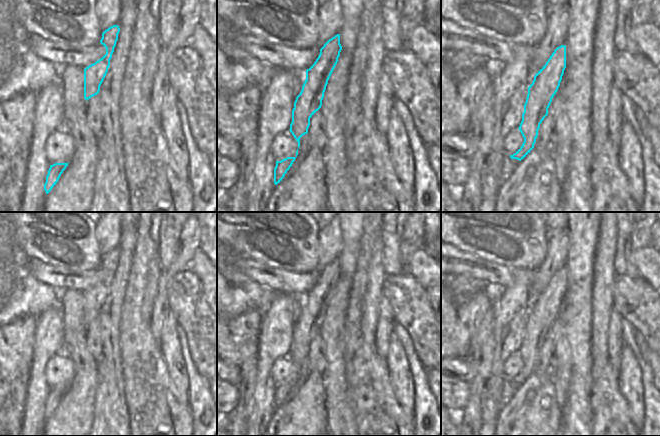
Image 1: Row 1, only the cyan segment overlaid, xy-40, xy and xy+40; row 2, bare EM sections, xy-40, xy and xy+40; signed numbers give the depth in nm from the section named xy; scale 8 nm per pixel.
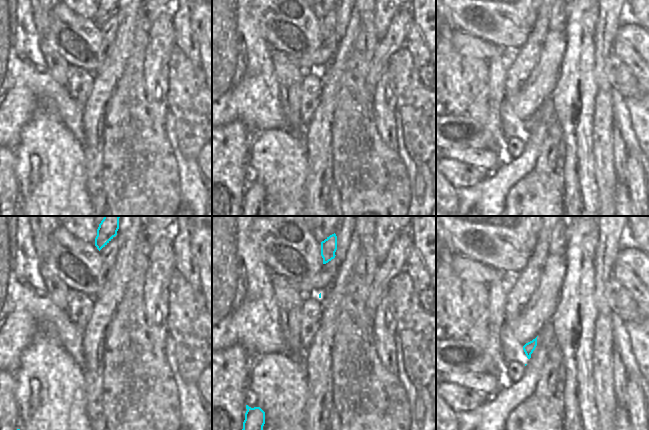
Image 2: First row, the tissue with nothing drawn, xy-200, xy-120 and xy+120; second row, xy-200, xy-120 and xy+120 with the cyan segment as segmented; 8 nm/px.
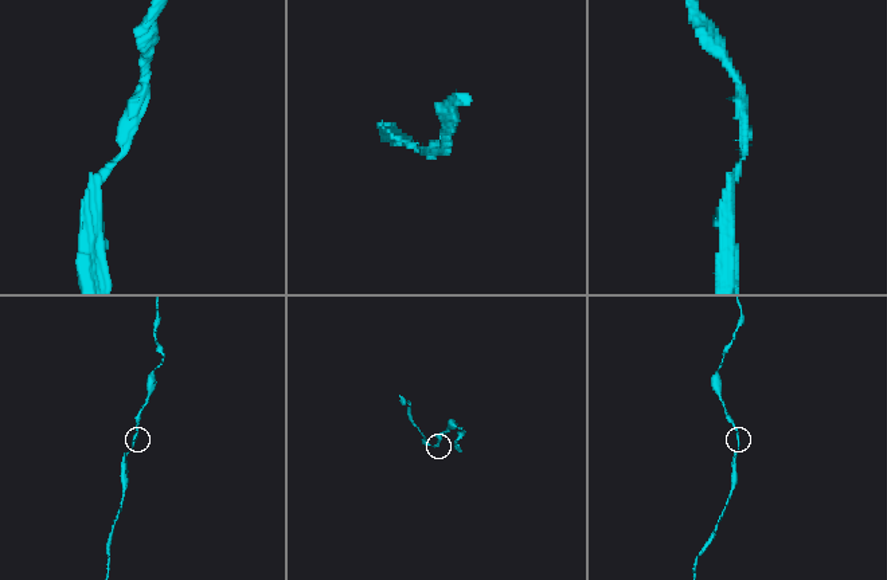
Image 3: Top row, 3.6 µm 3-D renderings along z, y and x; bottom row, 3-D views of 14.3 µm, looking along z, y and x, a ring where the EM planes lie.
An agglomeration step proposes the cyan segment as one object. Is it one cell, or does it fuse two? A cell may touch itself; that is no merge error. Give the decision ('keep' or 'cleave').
keep

